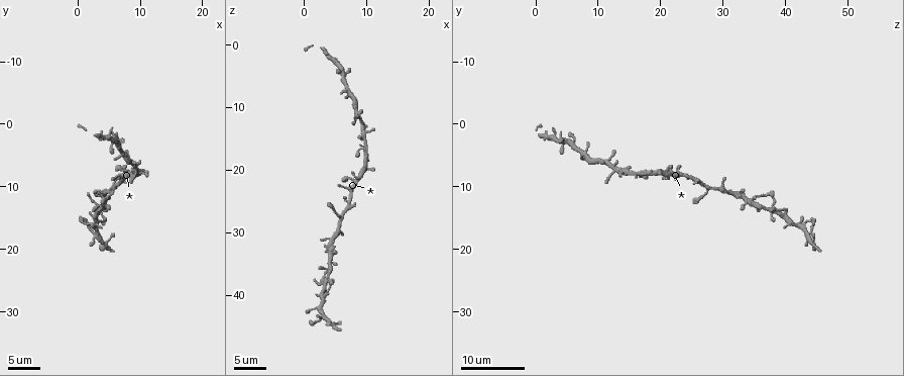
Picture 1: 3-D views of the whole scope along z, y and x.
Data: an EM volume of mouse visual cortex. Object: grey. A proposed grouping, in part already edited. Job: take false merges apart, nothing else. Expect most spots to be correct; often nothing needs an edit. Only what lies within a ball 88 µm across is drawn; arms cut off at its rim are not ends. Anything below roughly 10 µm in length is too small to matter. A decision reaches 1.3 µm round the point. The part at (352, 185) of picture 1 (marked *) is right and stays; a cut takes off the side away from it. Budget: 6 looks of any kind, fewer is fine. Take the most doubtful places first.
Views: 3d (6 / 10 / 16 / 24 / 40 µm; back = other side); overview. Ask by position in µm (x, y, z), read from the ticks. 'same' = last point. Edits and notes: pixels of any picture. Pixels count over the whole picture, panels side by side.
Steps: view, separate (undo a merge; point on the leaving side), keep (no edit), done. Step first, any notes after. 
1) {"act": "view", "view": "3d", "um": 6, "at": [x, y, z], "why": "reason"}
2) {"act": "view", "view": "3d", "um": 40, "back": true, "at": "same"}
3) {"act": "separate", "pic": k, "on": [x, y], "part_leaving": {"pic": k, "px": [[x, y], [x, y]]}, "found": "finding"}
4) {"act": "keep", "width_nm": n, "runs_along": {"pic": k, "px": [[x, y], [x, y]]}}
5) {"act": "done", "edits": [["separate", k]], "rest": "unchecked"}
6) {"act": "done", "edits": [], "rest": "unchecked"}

{"act": "view", "view": "3d", "um": 16, "at": [5.5, 10.0, 28.5], "why": "side arm on a straight run"}

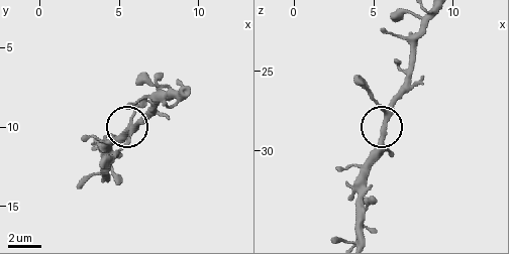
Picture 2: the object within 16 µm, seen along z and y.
{"act": "view", "view": "3d", "um": 10, "at": [5.8, 10.3, 28.2]}

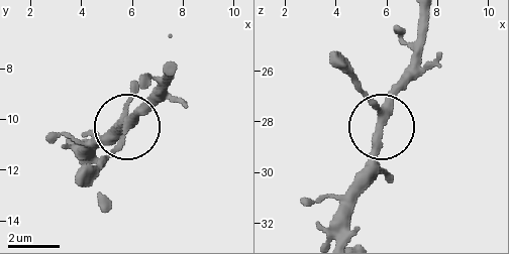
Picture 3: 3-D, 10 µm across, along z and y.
{"act": "keep", "runs_along": {"pic": 3, "px": [[426, 18], [415, 64], [389, 103], [380, 167], [370, 185]]}, "found": "one neuron here"}

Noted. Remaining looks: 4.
{"act": "view", "view": "3d", "um": 16, "at": [4.0, 13.5, 37.0], "why": "three-way junction"}

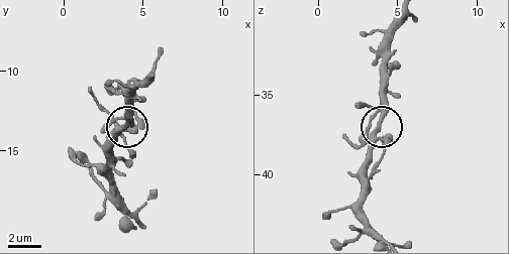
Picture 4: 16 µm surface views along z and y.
{"act": "view", "view": "3d", "um": 6, "at": [3.9, 13.4, 36.7], "why": "closer look"}

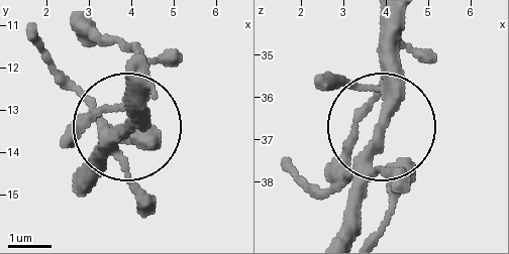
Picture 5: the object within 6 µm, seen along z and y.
{"act": "keep", "found": "one neuron here"}

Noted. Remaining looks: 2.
{"act": "view", "view": "3d", "um": 16, "at": [10.0, 8.0, 16.5], "why": "two arms at a narrow angle"}

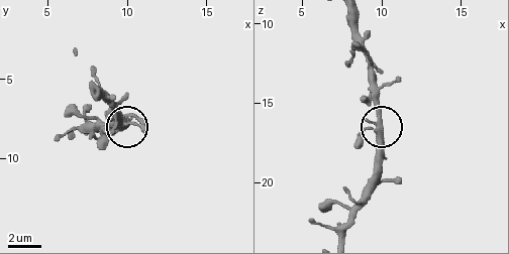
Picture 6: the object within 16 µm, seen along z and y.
{"act": "view", "view": "3d", "um": 6, "at": "same"}

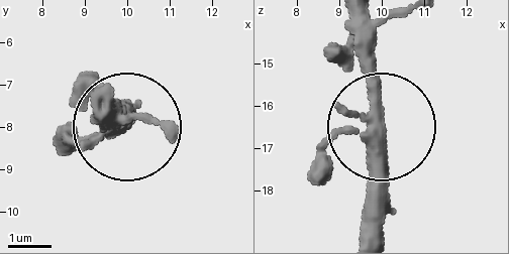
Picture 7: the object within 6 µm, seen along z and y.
{"act": "keep", "runs_along": {"pic": 7, "px": [[365, 236], [386, 116], [375, 22]]}, "found": "one neuron here"}

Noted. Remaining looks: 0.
{"act": "done", "edits": [], "rest": "unchecked"}

